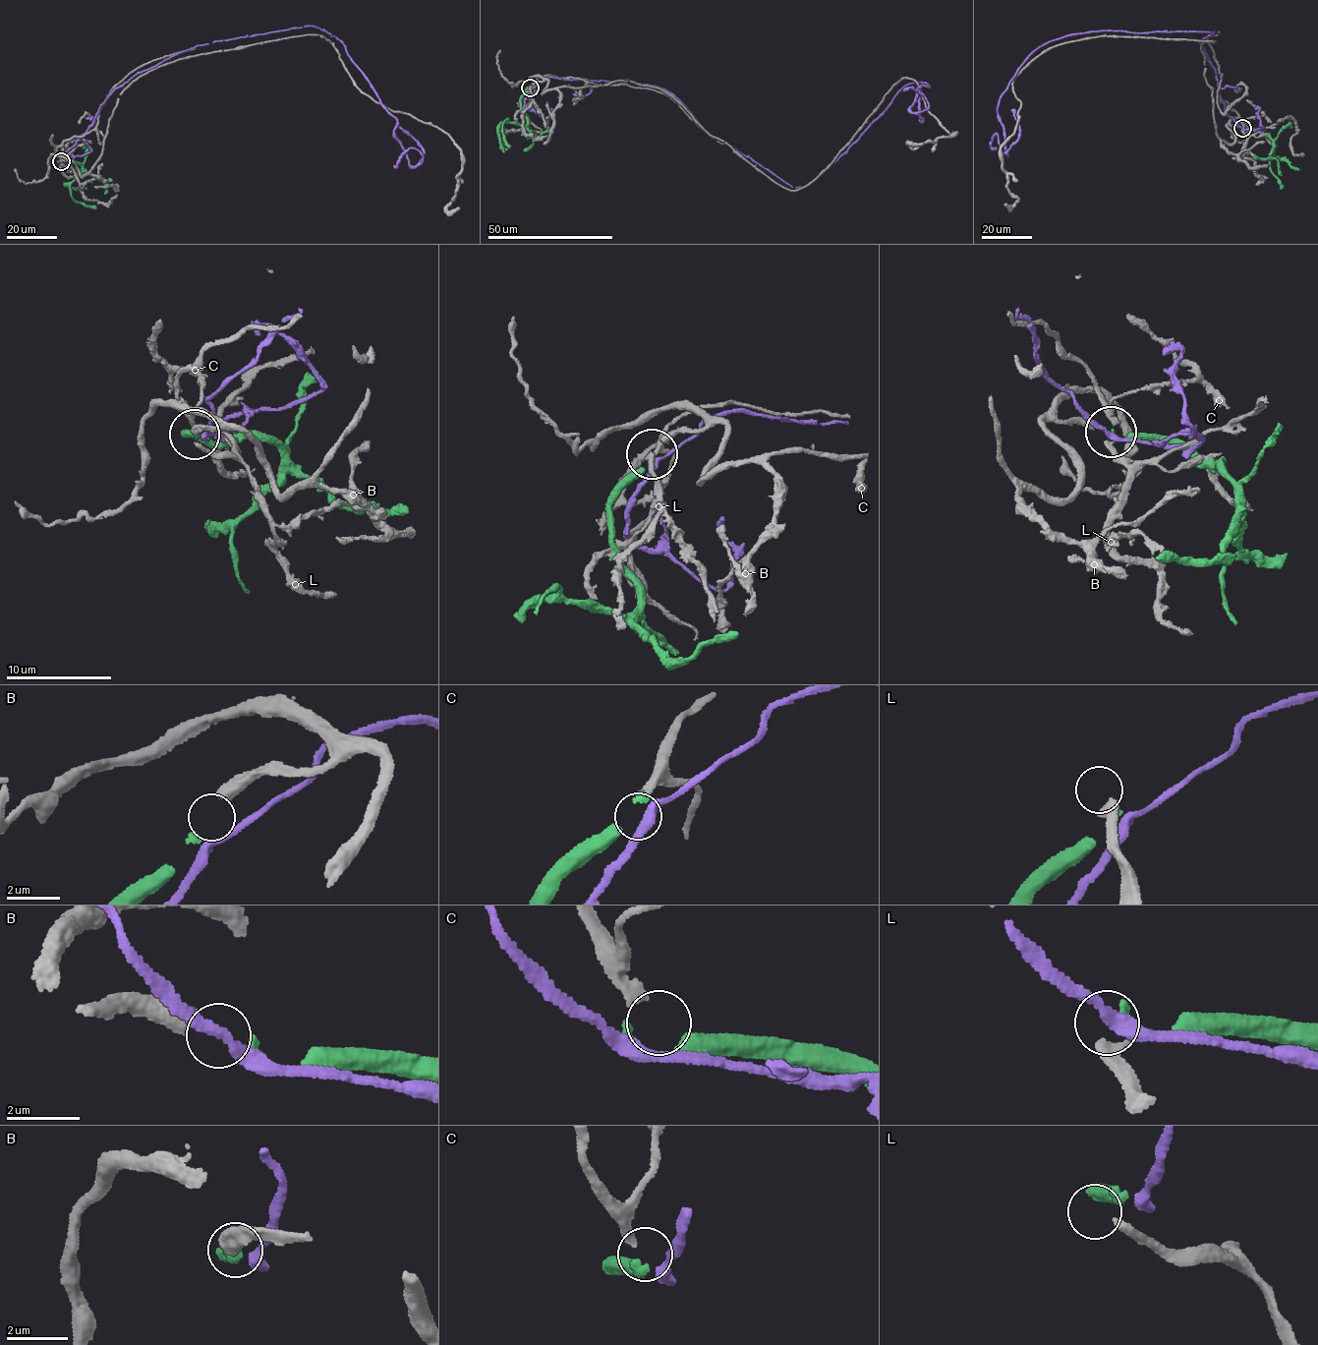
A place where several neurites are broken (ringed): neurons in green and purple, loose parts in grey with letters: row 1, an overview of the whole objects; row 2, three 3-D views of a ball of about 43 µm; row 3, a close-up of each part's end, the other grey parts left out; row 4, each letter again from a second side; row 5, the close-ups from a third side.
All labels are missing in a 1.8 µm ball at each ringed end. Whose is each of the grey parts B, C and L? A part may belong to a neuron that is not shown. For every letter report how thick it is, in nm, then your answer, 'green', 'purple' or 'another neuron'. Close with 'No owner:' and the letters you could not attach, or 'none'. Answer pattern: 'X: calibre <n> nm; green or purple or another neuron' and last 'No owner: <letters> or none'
B: calibre 550 nm; green
C: calibre 320 nm; another neuron
L: calibre 400 nm; another neuron
No owner: C, L

